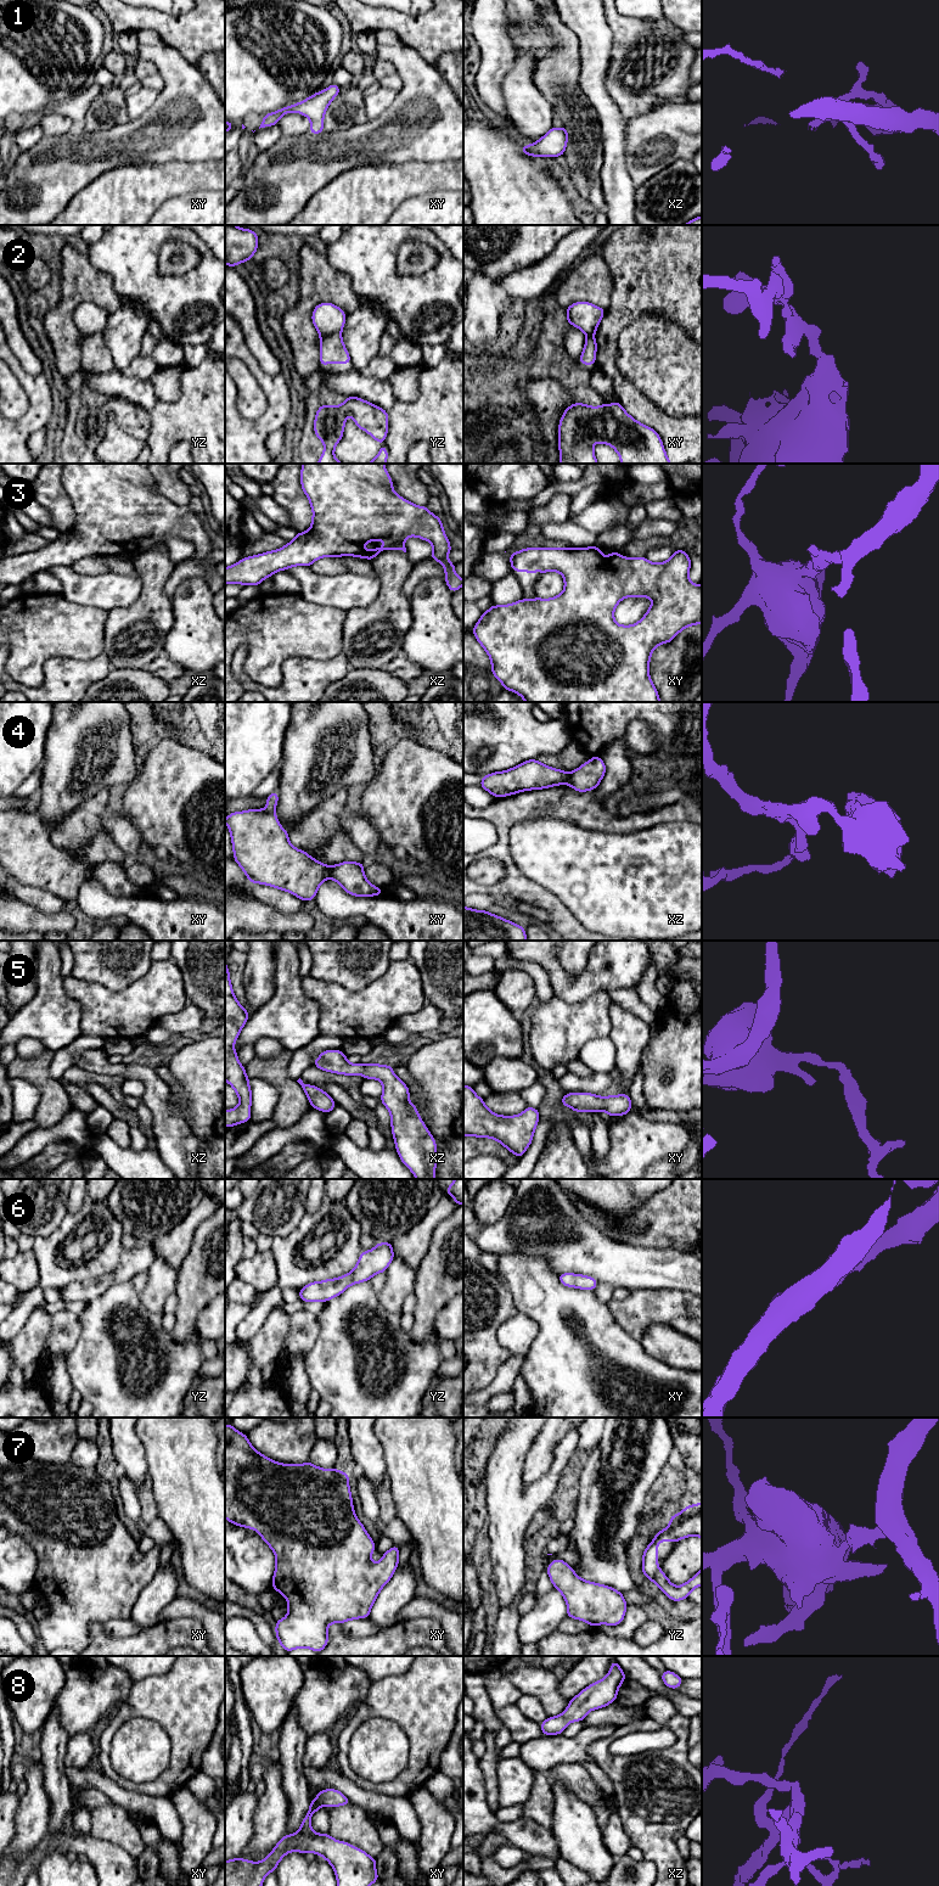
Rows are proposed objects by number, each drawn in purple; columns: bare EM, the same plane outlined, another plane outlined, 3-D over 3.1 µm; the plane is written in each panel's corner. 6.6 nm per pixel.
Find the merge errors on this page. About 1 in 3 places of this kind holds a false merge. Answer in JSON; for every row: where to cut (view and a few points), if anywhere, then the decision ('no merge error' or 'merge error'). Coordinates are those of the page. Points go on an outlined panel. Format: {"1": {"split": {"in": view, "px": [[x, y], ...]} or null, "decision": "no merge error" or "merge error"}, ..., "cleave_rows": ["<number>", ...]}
{"1": {"split": null, "decision": "no merge error"}, "2": {"split": {"in": "yz", "px": [[339, 331], [320, 337]]}, "decision": "merge error"}, "3": {"split": null, "decision": "no merge error"}, "4": {"split": {"in": "xy", "px": [[331, 866], [329, 876]]}, "decision": "merge error"}, "5": {"split": null, "decision": "no merge error"}, "6": {"split": null, "decision": "no merge error"}, "7": {"split": null, "decision": "no merge error"}, "8": {"split": null, "decision": "no merge error"}, "cleave_rows": ["2", "4"]}

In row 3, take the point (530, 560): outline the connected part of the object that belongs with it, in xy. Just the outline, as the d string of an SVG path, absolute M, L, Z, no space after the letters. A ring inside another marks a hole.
M596 546L589 548L525 548L517 552L510 554L512 571L516 572L558 572L564 579L563 591L551 599L535 597L533 600L521 599L515 604L493 605L488 611L483 612L479 621L473 627L473 635L480 646L489 655L491 662L490 673L504 685L505 690L518 694L525 702L662 702L658 691L650 678L650 659L653 650L662 645L673 641L673 639L685 628L702 623L702 585L693 584L690 578L691 558L681 549L676 550L673 556L660 563L653 563L645 556L641 557L623 557L619 552L609 552L606 558L602 551ZM625 597L650 597L652 605L645 616L635 624L620 625L614 621L614 610L617 605Z

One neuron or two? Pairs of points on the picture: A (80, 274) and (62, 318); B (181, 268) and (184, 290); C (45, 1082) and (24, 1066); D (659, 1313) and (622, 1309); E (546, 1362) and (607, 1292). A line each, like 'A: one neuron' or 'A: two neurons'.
A: one neuron
B: two neurons
C: one neuron
D: one neuron
E: two neurons

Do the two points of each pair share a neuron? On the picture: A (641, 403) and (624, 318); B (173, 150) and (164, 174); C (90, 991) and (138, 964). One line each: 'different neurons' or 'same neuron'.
A: same neuron
B: different neurons
C: different neurons

